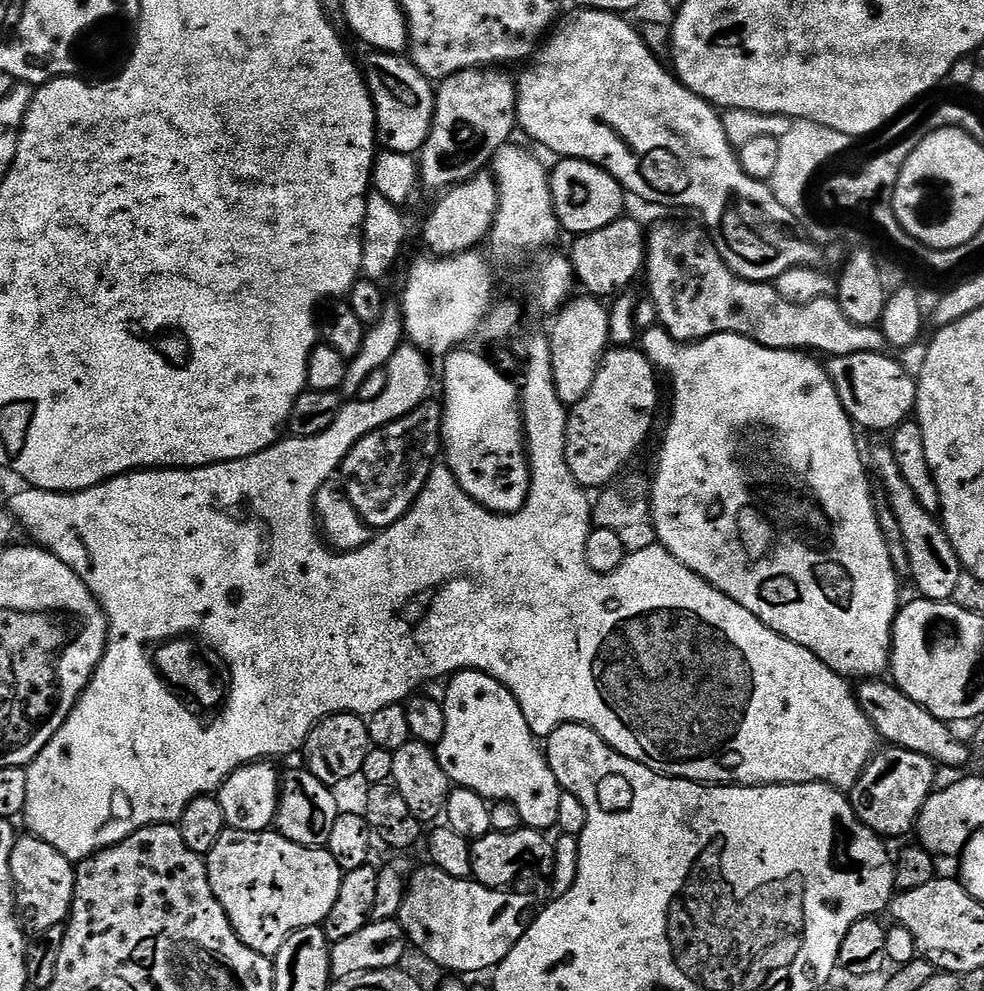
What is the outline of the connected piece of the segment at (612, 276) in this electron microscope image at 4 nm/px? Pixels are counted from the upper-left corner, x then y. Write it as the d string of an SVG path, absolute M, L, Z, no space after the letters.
M621 218L602 226L602 230L587 232L573 239L570 259L576 284L584 287L589 297L607 298L623 293L624 288L646 268L646 228L636 221Z

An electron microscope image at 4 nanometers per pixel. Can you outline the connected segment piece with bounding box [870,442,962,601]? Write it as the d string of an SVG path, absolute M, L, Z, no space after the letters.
M884 442L873 446L870 468L875 479L877 476L884 487L883 495L894 510L894 518L898 518L910 558L910 580L916 583L916 588L920 591L917 593L925 600L951 601L954 590L958 587L962 565L948 535L944 533L943 523L926 511L922 502L918 502L918 494L914 494L914 490L910 490L910 485L906 483L906 478L902 478L902 470L894 459L891 443Z

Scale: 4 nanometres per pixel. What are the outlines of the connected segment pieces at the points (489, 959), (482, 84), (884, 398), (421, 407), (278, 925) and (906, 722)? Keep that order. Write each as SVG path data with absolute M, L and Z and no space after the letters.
M425 866L407 881L398 919L411 947L432 958L448 974L495 969L526 934L534 919L532 900L524 892L488 888L476 879L459 880Z
M496 66L471 68L462 70L450 78L439 81L435 89L436 109L432 119L432 129L426 138L423 148L418 153L420 165L420 184L428 187L435 194L443 194L455 184L464 184L472 176L481 175L491 165L496 153L509 143L512 131L517 131L516 118L516 85L512 80Z
M863 352L862 354L846 354L834 356L827 361L828 376L834 382L834 390L846 410L846 414L852 419L857 429L869 428L872 432L891 433L904 420L909 419L915 411L917 402L918 382L894 357L884 352Z
M439 399L421 401L412 412L396 419L394 423L363 436L341 459L343 474L340 479L344 484L344 492L370 526L379 525L384 529L389 528L409 511L413 501L424 489L429 475L436 466L436 458L439 459L442 450L443 414L443 403Z
M228 828L206 853L206 863L214 898L218 898L222 910L226 910L238 938L242 938L250 950L269 958L280 953L292 932L323 925L330 910L334 910L334 902L338 902L338 890L345 874L338 862L334 862L327 847L298 846L275 830L239 832Z
M869 678L859 681L855 689L856 700L860 709L870 718L876 727L877 737L889 745L914 750L923 756L929 756L937 765L948 768L960 768L968 760L968 748L951 732L945 721L934 718L930 710L918 706L914 698L910 698L895 683L884 678Z

